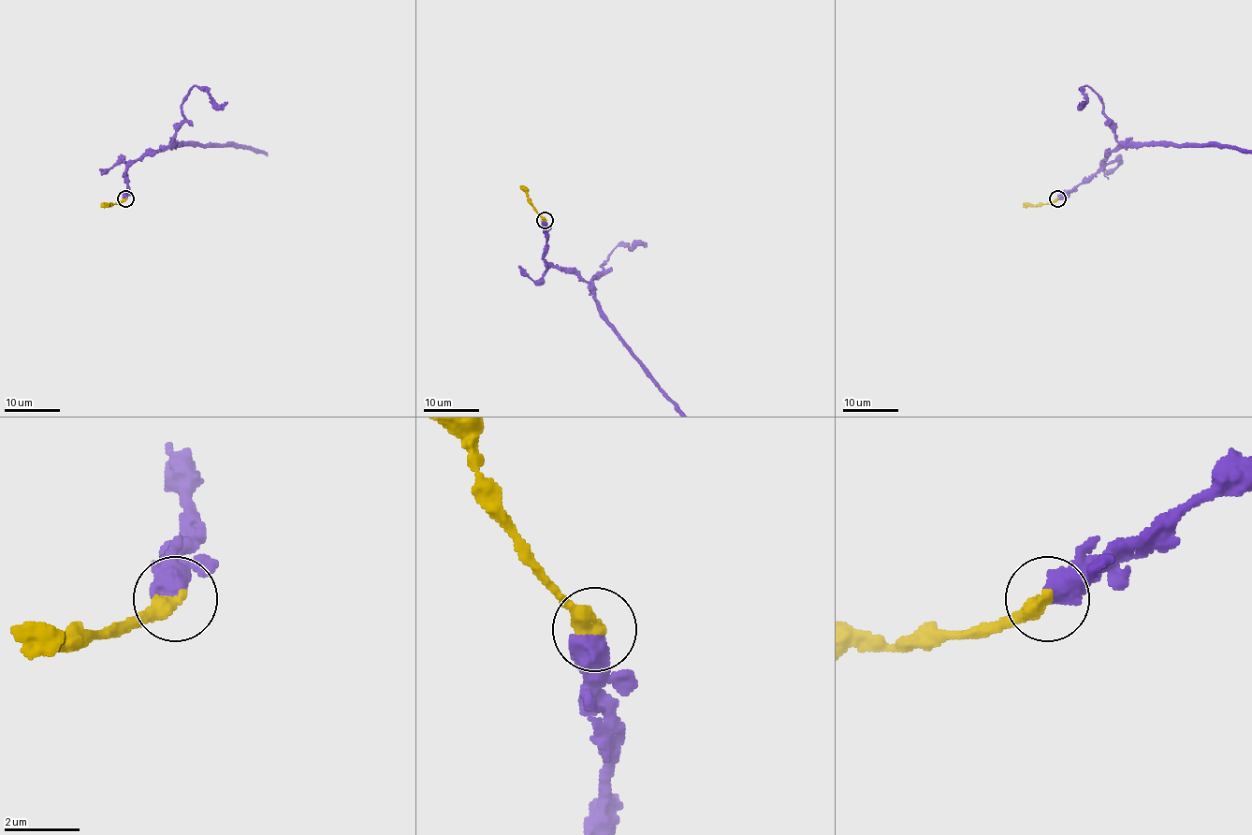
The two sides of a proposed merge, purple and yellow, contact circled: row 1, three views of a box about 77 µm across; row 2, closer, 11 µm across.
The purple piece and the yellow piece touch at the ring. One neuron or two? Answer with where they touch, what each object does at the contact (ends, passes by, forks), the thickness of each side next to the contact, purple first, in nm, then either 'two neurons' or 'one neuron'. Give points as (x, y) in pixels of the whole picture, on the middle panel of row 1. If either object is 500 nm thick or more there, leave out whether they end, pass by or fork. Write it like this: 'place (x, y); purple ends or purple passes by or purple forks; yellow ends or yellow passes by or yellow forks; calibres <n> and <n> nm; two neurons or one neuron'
place (545, 220); calibres 600 and 400 nm; one neuron

